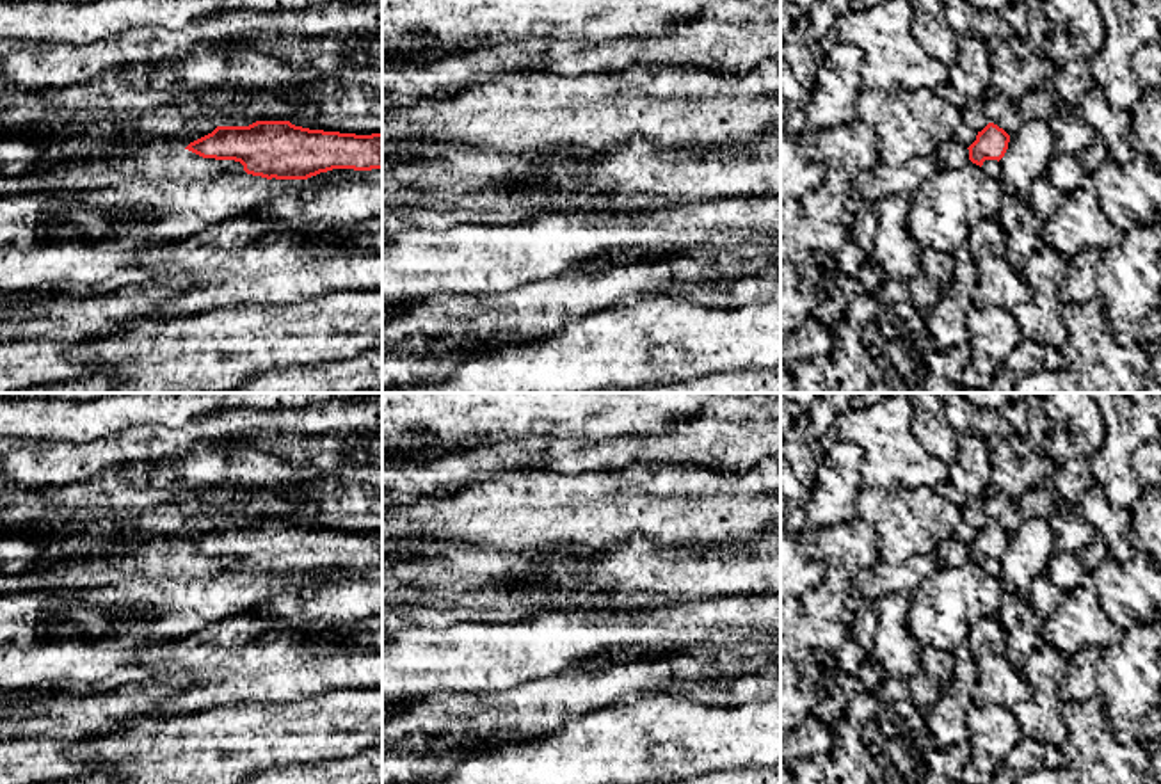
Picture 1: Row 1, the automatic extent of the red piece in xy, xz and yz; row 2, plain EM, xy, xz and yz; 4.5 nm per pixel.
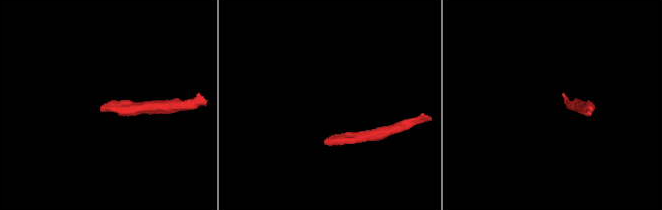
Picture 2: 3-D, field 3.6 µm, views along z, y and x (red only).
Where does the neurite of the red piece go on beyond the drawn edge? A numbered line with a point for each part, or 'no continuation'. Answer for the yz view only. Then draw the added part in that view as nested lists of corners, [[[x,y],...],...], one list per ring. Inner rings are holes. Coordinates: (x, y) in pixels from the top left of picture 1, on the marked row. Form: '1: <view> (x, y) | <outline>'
1: yz (992, 168) | [[[985,160],[981,169],[992,178],[999,180],[1001,176],[1001,164],[997,160]]]

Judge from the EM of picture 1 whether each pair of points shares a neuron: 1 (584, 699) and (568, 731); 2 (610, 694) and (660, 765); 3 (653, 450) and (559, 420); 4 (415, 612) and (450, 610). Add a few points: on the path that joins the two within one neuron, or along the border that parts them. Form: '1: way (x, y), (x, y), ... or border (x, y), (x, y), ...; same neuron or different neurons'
1: border (600, 710), (589, 715), (576, 715), (537, 736); different neurons
2: border (658, 694), (642, 694), (607, 708); different neurons
3: border (655, 434), (621, 434), (607, 440), (571, 438); different neurons
4: way (424, 610), (441, 610); same neuron

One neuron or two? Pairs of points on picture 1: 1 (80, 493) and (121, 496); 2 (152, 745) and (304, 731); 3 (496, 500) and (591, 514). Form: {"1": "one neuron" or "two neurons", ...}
{"1": "one neuron", "2": "one neuron", "3": "one neuron"}

